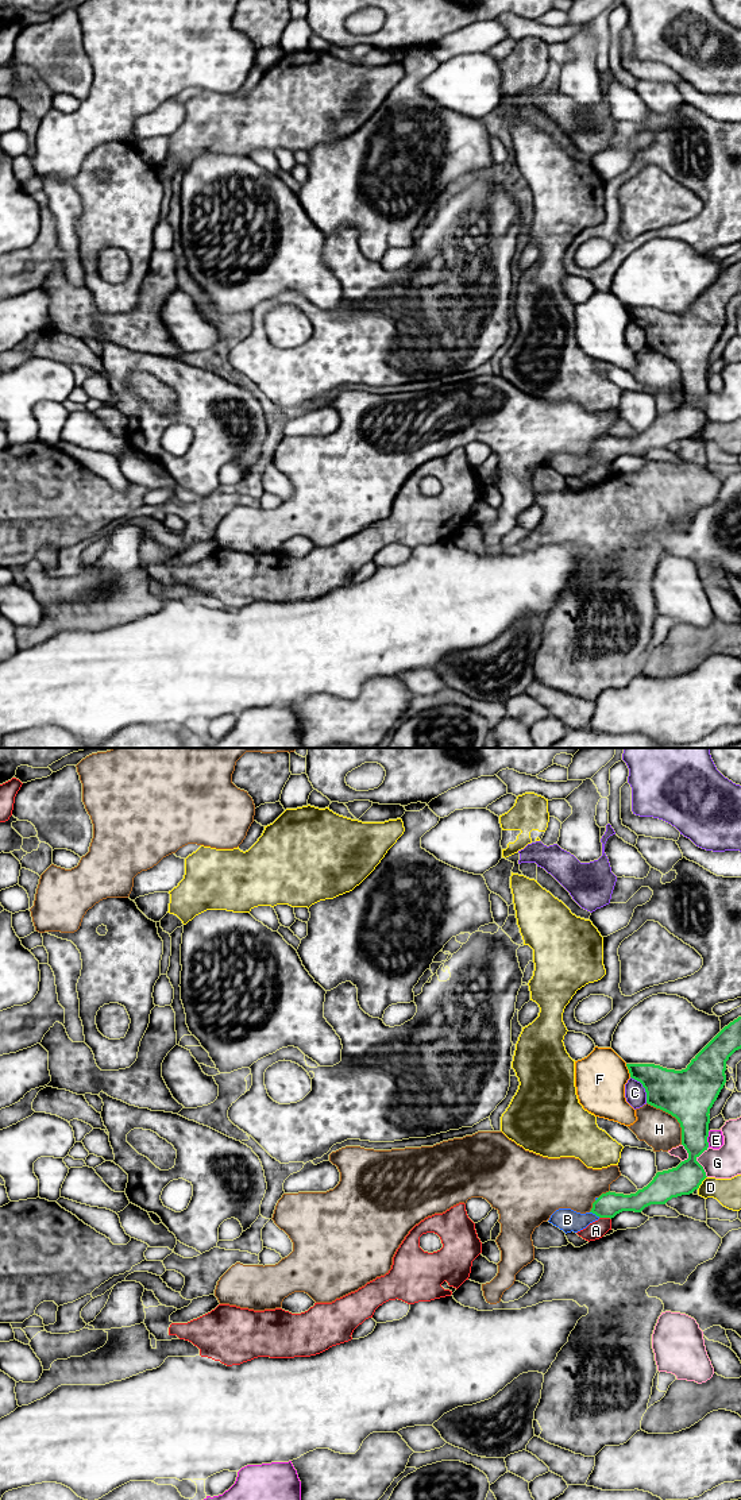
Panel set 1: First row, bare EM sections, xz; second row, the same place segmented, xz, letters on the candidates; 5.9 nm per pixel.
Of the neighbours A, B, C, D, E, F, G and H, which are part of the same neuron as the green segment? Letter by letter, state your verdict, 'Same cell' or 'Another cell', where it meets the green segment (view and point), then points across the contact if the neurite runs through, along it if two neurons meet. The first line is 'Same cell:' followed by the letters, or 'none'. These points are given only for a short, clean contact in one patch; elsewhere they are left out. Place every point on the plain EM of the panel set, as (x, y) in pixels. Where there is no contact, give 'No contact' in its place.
Same cell: B
A: Another cell. Touches green at xz (605, 461)
B: Same cell. Touches green at xz (595, 458). Path across: xz (608, 448), (595, 458), (585, 463), (567, 463)
C: Another cell. Touches green at xz (644, 331)
D: Another cell. Touches green at xz (701, 427)
E: Another cell. Touches green at xz (706, 384)
F: Another cell. Touches green at xz (629, 315)
G: Another cell. Touches green at xz (697, 405)
H: Another cell. Touches green at xz (674, 359)

